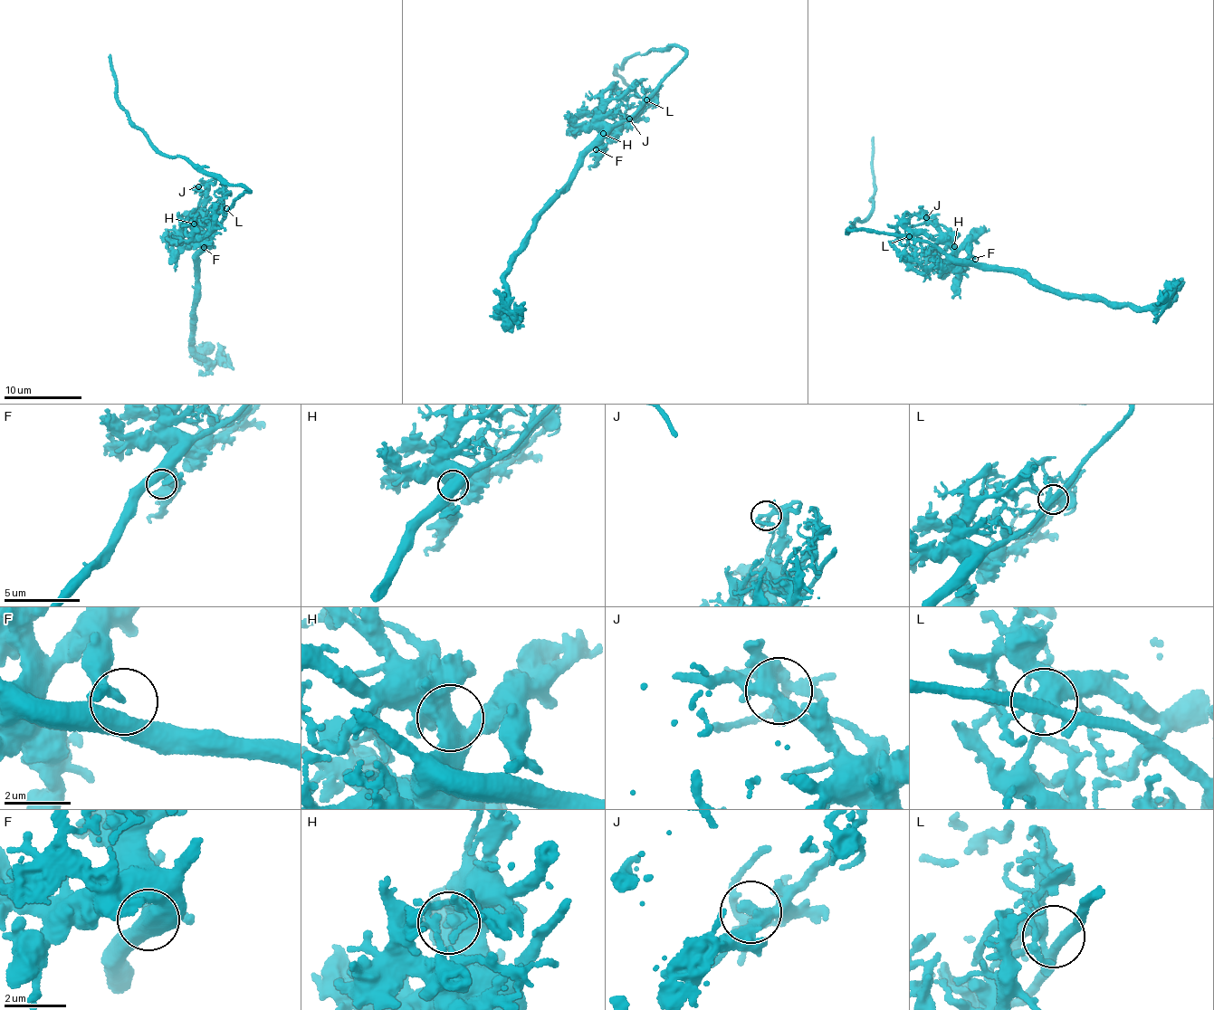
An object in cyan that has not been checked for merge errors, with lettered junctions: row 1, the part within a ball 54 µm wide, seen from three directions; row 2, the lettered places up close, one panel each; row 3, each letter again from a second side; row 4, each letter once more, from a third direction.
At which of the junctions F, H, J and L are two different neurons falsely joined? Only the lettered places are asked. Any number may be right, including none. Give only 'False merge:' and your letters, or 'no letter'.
False merge: no letter

